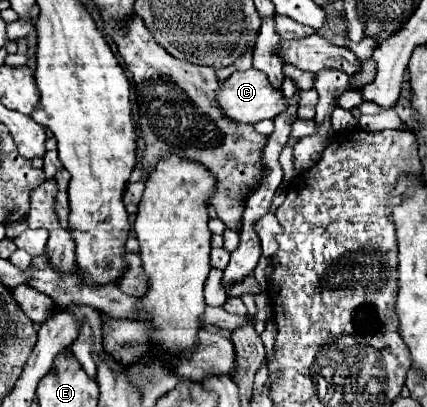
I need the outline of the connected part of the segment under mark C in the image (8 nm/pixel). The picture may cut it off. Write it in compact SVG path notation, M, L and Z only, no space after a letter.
M249 68L245 72L233 72L233 76L229 76L227 80L219 82L217 88L217 102L223 108L223 112L235 120L235 122L245 122L245 124L253 124L259 120L267 120L267 118L275 118L277 114L281 114L285 110L285 98L281 92L277 92L269 80L265 80L263 72L257 72L255 68Z

